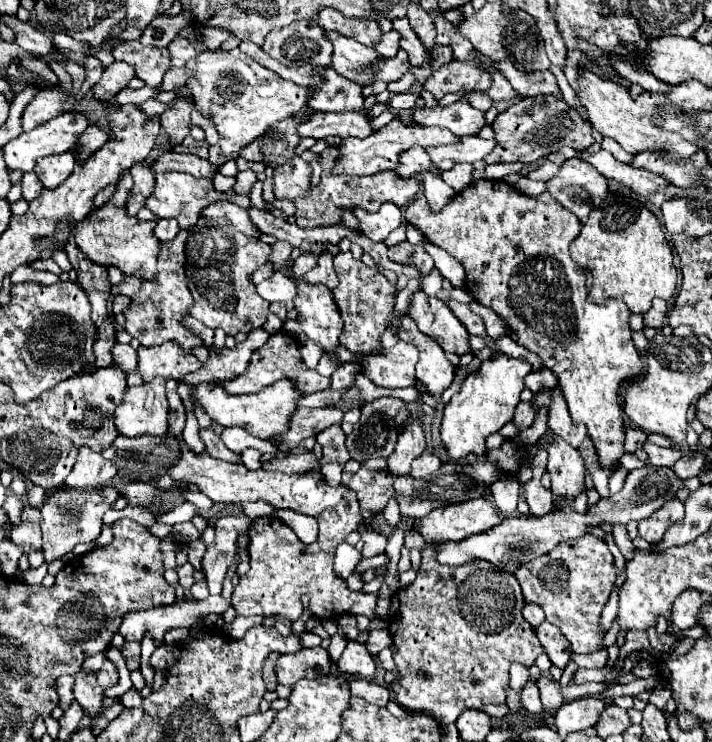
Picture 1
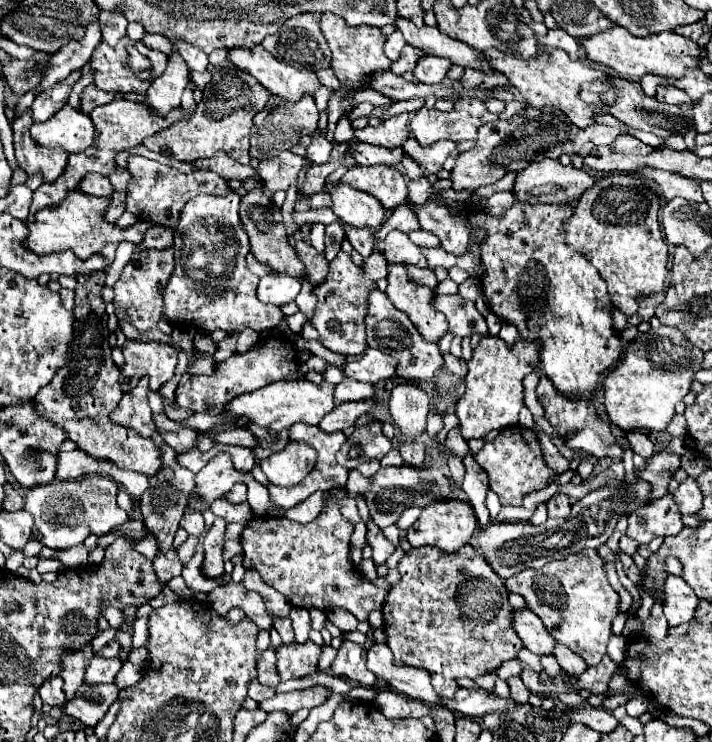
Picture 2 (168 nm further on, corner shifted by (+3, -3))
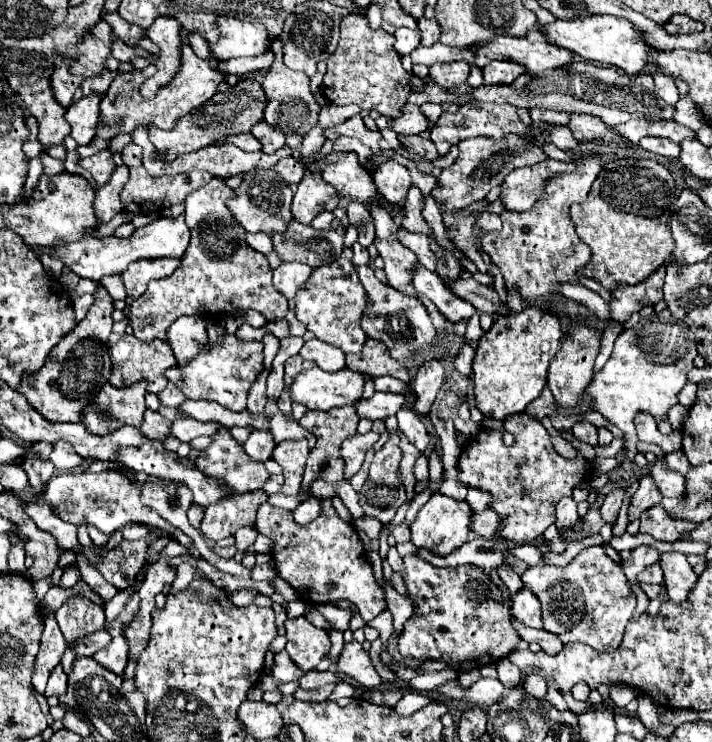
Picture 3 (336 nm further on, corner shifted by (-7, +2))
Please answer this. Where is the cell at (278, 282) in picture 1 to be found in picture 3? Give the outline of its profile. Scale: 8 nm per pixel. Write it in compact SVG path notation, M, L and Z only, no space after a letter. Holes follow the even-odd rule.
M282 262L276 270L274 270L274 286L288 298L294 300L296 290L306 284L306 280L310 278L312 268L300 262Z

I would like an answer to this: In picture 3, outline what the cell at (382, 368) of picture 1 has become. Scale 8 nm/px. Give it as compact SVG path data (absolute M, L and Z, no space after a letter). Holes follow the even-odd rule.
M366 338L362 352L346 354L346 368L366 372L368 376L392 376L402 382L412 380L410 372L390 358L390 354L386 352L386 346L370 338Z

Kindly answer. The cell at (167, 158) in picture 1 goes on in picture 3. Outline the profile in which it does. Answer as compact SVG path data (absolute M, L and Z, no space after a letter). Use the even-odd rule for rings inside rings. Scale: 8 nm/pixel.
M288 156L288 158L280 158L280 162L274 168L278 174L282 174L282 178L286 180L286 184L298 184L304 176L304 166L302 162L298 162L296 158Z

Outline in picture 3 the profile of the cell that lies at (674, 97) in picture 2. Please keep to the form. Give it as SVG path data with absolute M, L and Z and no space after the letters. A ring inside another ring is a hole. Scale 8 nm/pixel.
M652 72L652 78L654 78L654 92L656 96L660 96L666 104L676 104L680 94L678 94L678 88L674 84L674 80L662 72Z

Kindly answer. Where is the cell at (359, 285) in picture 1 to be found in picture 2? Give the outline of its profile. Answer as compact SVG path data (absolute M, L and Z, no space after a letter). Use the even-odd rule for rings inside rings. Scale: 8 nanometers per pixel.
M340 251L336 259L330 263L330 273L326 283L316 285L318 309L316 317L312 317L312 325L320 333L320 341L334 353L340 355L358 355L366 349L366 325L364 319L368 315L368 297L376 291L376 281L368 279L360 267L356 267L348 253Z

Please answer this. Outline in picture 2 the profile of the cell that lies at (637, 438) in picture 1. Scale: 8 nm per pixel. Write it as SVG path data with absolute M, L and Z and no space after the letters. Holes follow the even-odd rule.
M584 427L582 431L578 431L572 439L568 439L566 445L568 445L570 449L590 451L590 453L596 455L598 459L602 459L602 457L622 458L624 455L624 449L618 443L614 443L610 446L604 445L604 443L600 441L600 437L598 437L592 429L588 429L588 427Z

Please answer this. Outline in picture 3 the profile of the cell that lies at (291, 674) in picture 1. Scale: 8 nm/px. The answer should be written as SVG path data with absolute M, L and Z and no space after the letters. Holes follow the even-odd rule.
M306 616L286 620L286 638L286 652L304 672L312 670L330 650L328 632L312 626Z

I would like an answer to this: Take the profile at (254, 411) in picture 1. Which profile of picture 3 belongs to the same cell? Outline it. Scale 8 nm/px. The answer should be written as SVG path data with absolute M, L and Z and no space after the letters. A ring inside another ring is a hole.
M314 366L298 374L290 386L290 396L294 402L302 402L308 410L330 410L346 404L356 404L362 396L366 374L342 368L334 374L324 372Z

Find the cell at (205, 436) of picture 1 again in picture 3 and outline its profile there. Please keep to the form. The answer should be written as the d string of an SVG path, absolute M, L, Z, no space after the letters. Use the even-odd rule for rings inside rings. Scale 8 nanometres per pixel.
M146 410L144 412L144 420L140 424L140 430L146 432L146 438L166 438L170 434L170 422L166 418L162 418L158 412Z

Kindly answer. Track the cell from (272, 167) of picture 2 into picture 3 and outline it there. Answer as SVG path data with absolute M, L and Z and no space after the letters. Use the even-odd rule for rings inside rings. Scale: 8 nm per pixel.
M264 118L258 124L254 124L250 132L262 142L262 152L266 152L266 154L274 154L276 150L280 150L284 146L282 130L268 126L268 122Z

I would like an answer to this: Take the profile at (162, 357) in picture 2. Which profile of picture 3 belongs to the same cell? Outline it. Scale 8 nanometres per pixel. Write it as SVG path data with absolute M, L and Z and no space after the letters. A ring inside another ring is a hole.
M124 336L122 340L110 344L108 342L108 352L110 352L110 362L112 362L112 374L110 374L110 384L114 388L130 386L134 382L146 380L148 382L148 392L162 392L168 384L168 380L162 376L166 368L172 368L176 364L174 352L166 340L150 340L150 342L140 342L134 340L134 336Z

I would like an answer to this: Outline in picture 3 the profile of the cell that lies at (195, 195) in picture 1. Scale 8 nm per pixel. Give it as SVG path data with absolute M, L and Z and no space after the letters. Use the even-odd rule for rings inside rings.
M128 142L122 150L122 160L124 164L130 168L130 176L128 182L124 184L122 192L120 192L120 200L126 212L132 214L148 214L148 212L160 212L172 204L180 204L186 200L186 196L198 188L202 188L204 184L208 184L212 180L212 174L208 172L190 172L190 174L178 174L178 176L150 176L146 172L146 168L142 166L142 148L134 142Z

